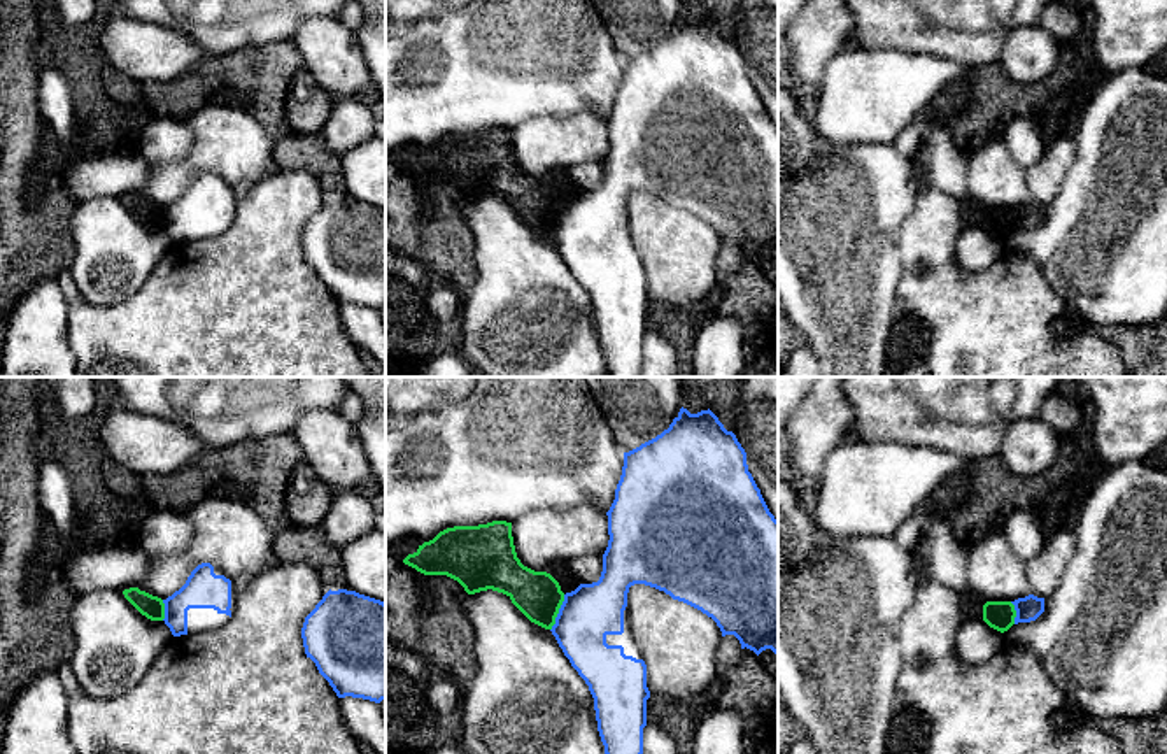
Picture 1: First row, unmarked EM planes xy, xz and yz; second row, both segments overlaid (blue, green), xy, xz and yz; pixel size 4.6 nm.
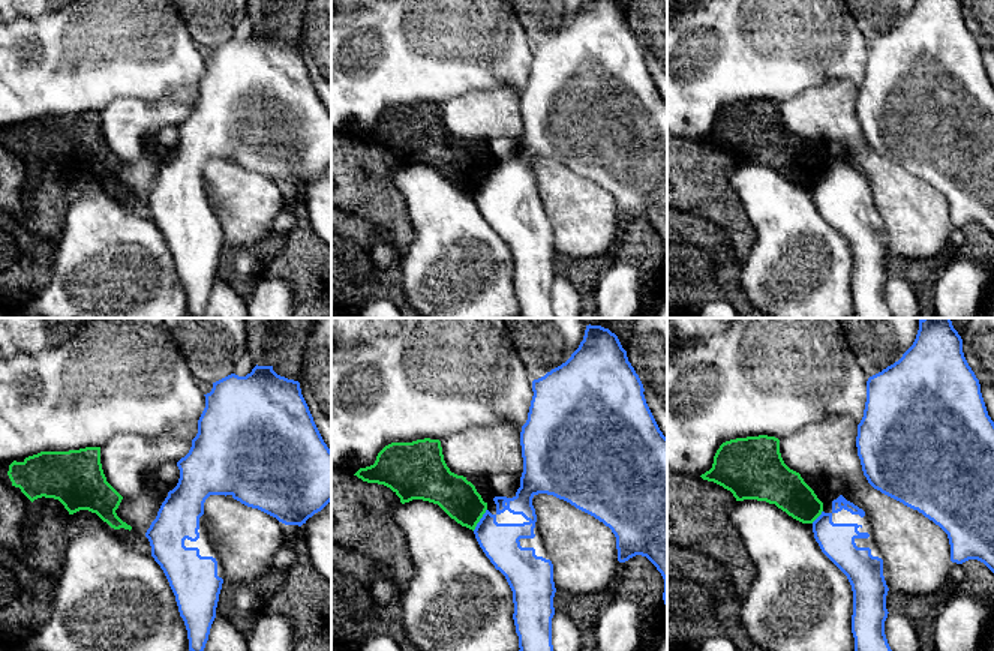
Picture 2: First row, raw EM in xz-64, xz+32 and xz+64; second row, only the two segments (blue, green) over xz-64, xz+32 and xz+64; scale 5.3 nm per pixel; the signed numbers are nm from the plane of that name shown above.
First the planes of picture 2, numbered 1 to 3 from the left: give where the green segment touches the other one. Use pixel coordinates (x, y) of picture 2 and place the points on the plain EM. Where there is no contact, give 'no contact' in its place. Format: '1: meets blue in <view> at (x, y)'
1: no contact
2: meets blue in xz+32 at (480, 183)
3: meets blue in xz+64 at (819, 180)

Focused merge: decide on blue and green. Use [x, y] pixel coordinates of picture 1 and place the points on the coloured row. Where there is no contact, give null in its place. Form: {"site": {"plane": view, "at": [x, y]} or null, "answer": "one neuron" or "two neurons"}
{"site": {"plane": "xz", "at": [559, 612]}, "answer": "two neurons"}

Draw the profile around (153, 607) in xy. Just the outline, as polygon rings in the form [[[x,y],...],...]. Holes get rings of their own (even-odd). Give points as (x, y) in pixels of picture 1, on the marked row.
[[[138,587],[124,589],[123,594],[147,619],[151,621],[165,619],[165,603],[161,598],[140,591]]]

